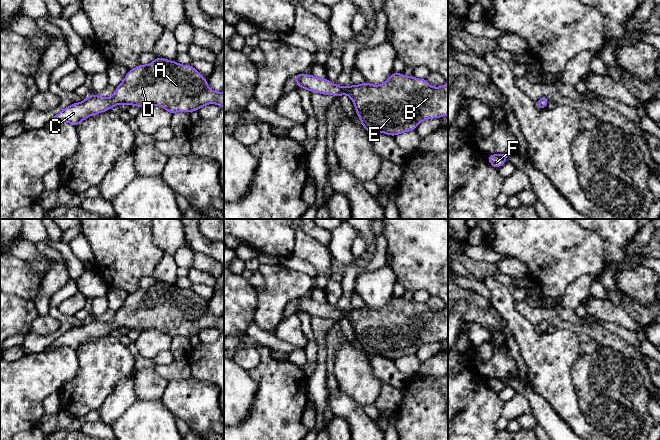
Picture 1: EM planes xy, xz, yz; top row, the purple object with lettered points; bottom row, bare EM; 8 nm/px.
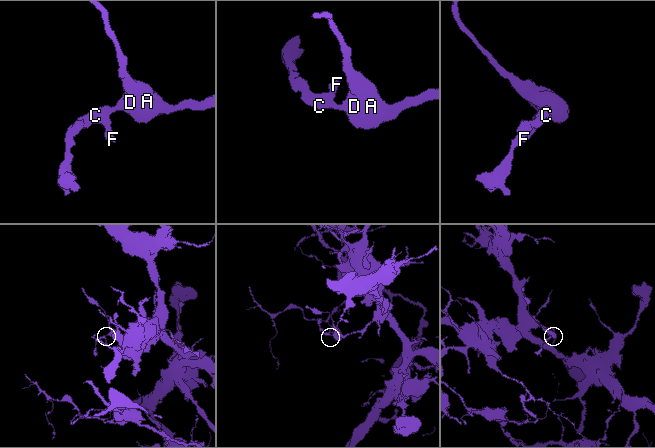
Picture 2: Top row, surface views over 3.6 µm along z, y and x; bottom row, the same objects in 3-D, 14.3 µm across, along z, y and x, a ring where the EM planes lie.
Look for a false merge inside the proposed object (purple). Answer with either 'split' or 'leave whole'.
leave whole

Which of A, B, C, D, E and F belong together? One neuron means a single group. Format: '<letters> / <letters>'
A B C D E F

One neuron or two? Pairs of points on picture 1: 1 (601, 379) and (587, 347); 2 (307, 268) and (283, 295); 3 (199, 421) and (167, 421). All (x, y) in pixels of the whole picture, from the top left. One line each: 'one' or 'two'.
1: two
2: two
3: two

